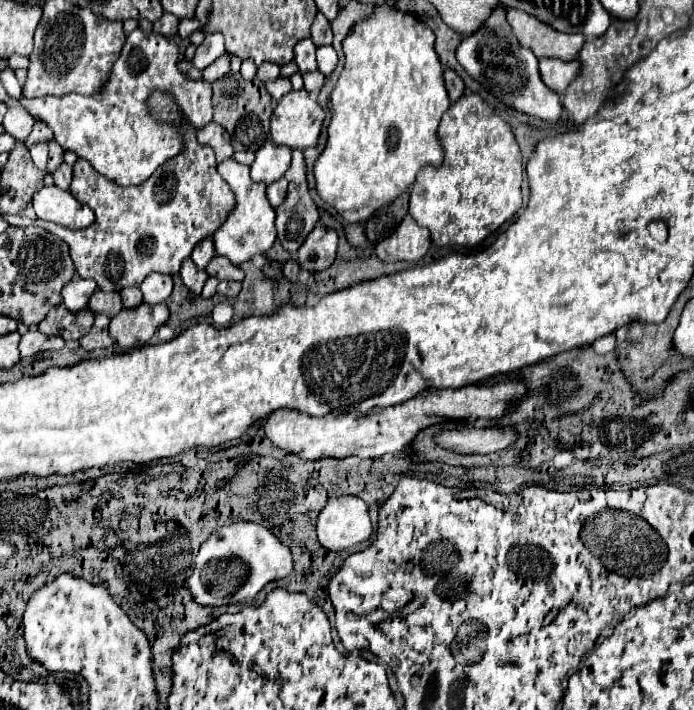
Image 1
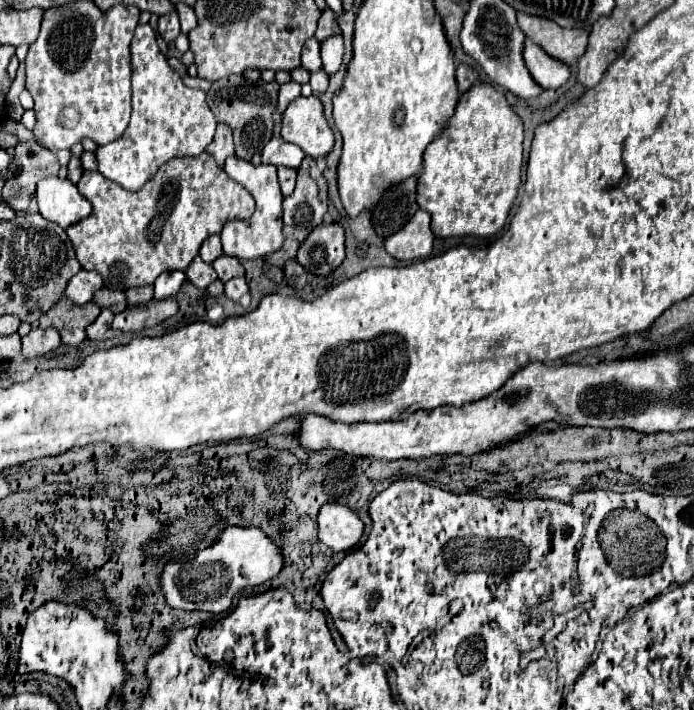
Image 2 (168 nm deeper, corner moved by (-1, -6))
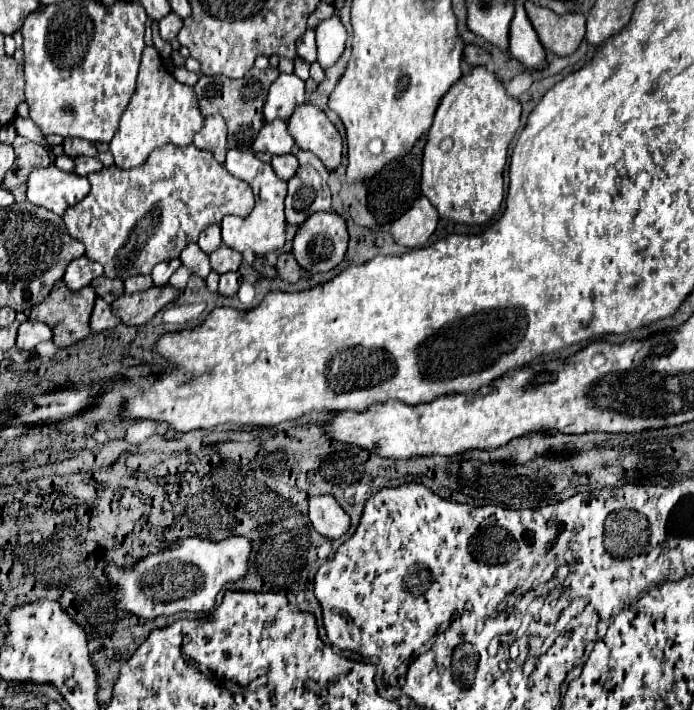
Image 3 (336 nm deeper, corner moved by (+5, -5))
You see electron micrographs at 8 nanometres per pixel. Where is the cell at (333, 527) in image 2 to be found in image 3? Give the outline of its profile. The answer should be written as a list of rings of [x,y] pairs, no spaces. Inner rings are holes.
[[[332,496],[310,498],[310,522],[326,538],[340,538],[350,528],[350,516]]]

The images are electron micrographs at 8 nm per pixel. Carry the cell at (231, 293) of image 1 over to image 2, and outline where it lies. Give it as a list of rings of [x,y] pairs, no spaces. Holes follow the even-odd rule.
[[[230,279],[228,283],[226,283],[226,291],[224,291],[224,295],[228,297],[228,299],[232,299],[234,303],[240,303],[240,299],[242,299],[242,295],[244,293],[248,293],[248,285],[246,285],[246,279]]]

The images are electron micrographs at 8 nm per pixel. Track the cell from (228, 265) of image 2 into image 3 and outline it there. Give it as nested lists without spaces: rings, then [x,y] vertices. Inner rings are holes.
[[[222,244],[220,248],[216,248],[216,250],[210,254],[210,264],[212,264],[212,268],[214,268],[218,274],[238,270],[240,262],[242,262],[242,254],[236,252],[234,248],[228,248],[226,244]]]

